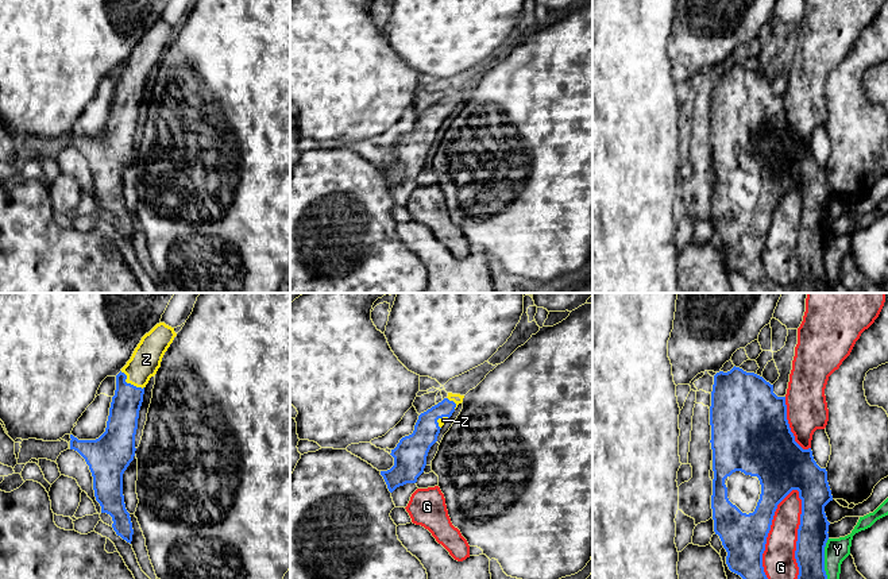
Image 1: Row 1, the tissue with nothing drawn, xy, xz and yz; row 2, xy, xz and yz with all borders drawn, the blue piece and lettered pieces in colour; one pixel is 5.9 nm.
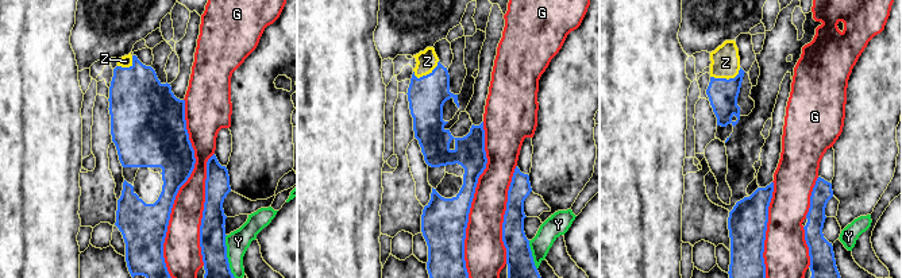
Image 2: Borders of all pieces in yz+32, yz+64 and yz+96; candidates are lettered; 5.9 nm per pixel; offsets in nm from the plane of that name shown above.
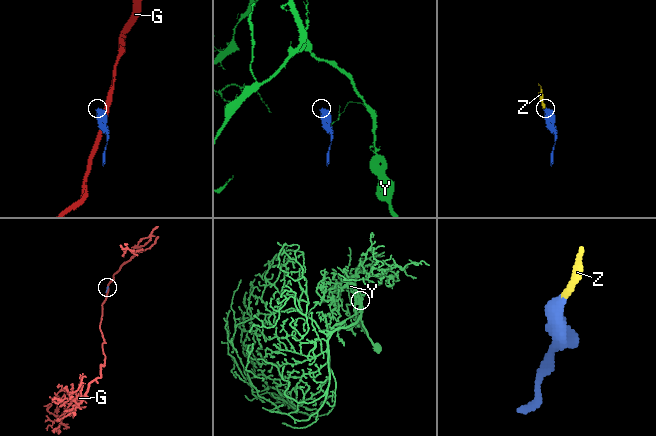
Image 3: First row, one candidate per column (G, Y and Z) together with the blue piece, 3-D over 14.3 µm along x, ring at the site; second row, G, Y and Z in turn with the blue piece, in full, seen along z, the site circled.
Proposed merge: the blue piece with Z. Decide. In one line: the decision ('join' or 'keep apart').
join

